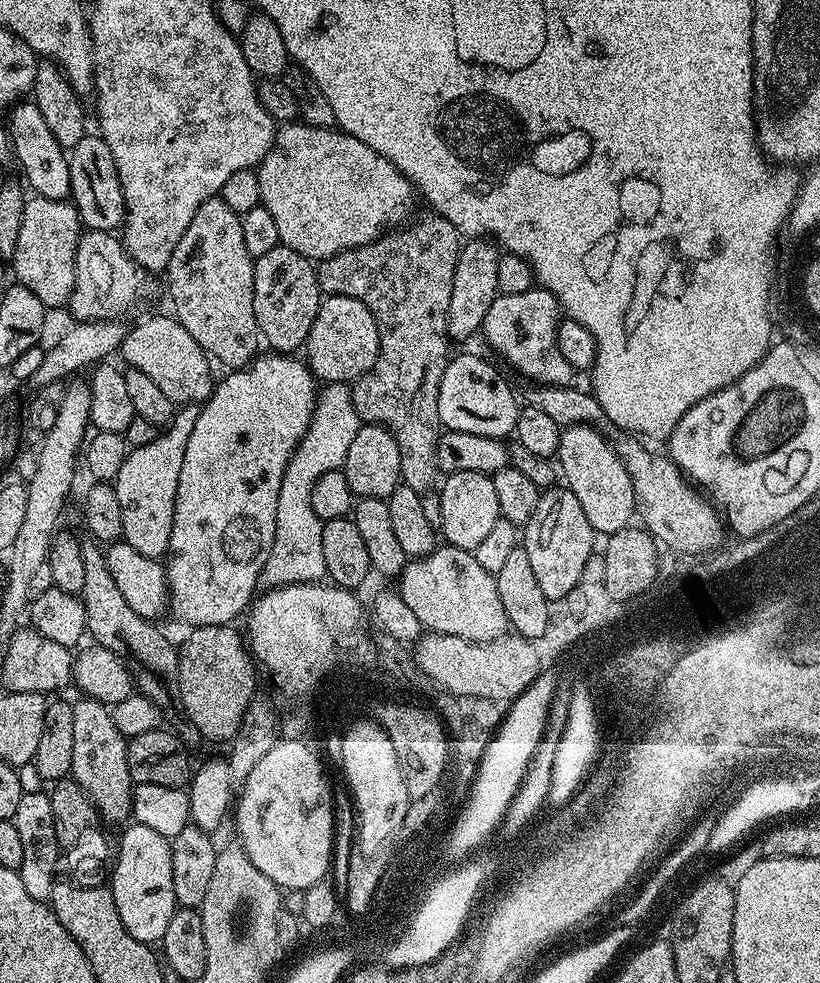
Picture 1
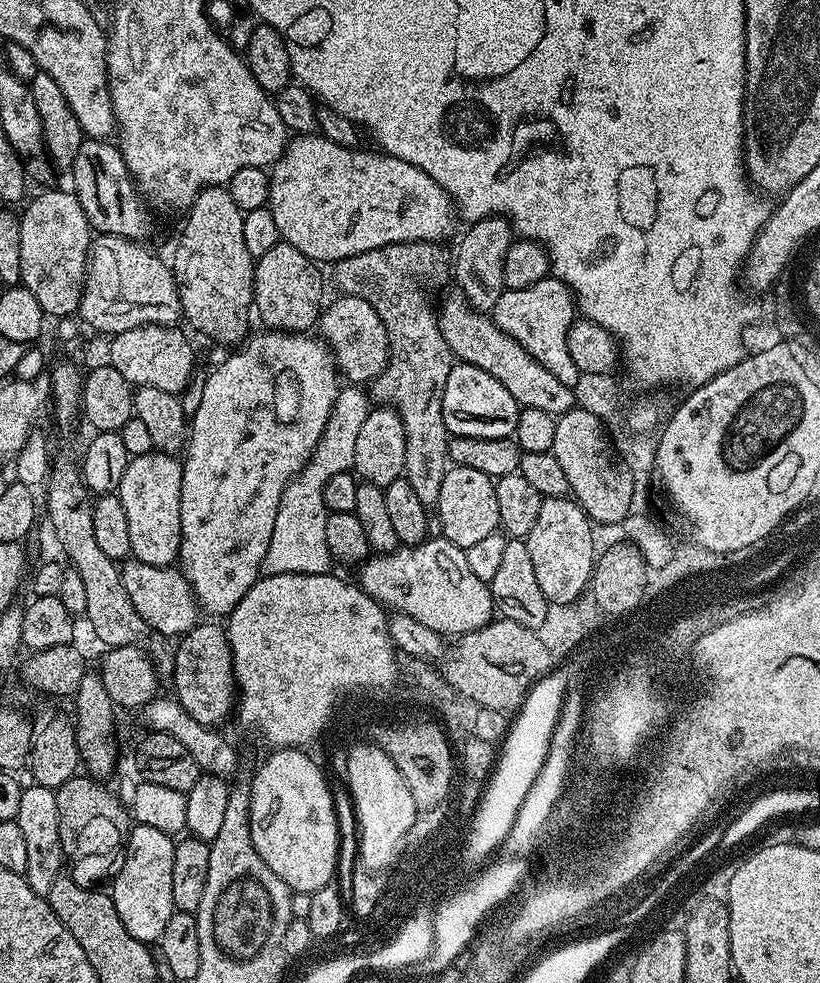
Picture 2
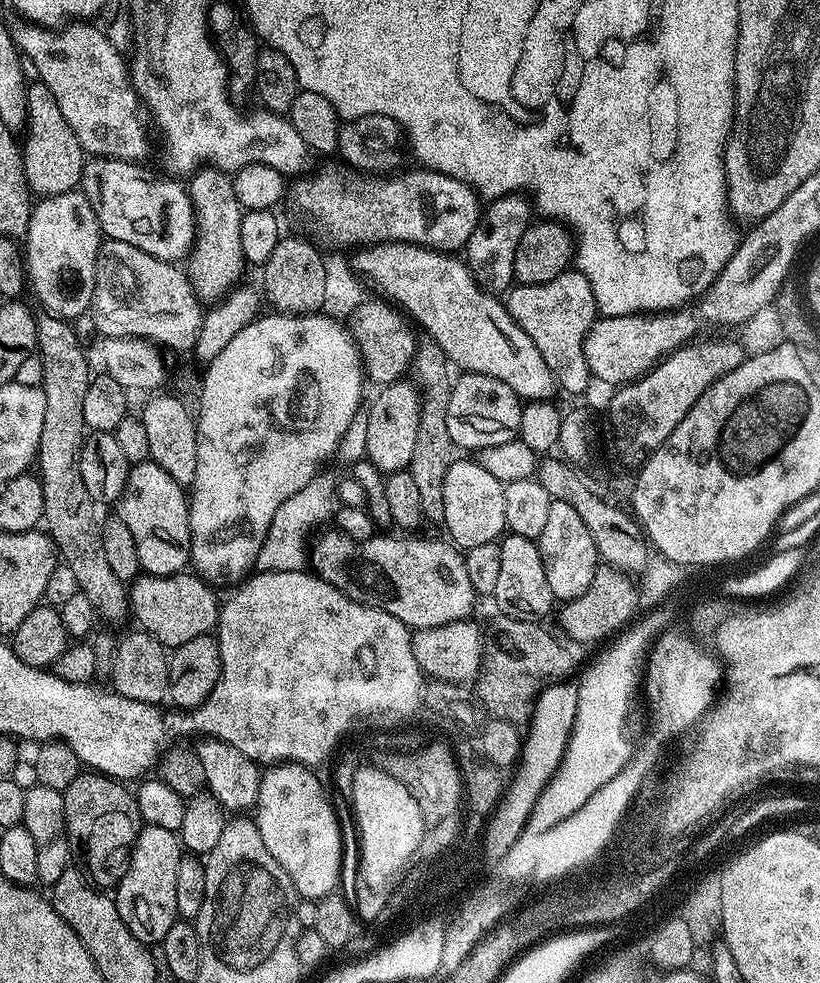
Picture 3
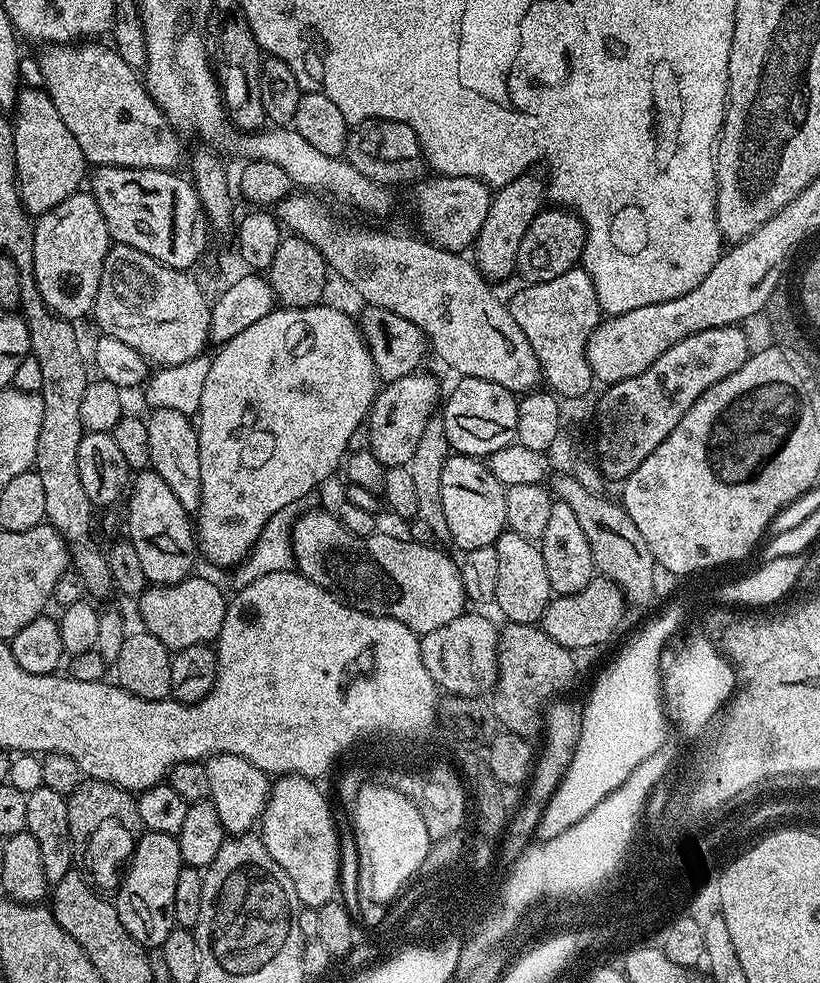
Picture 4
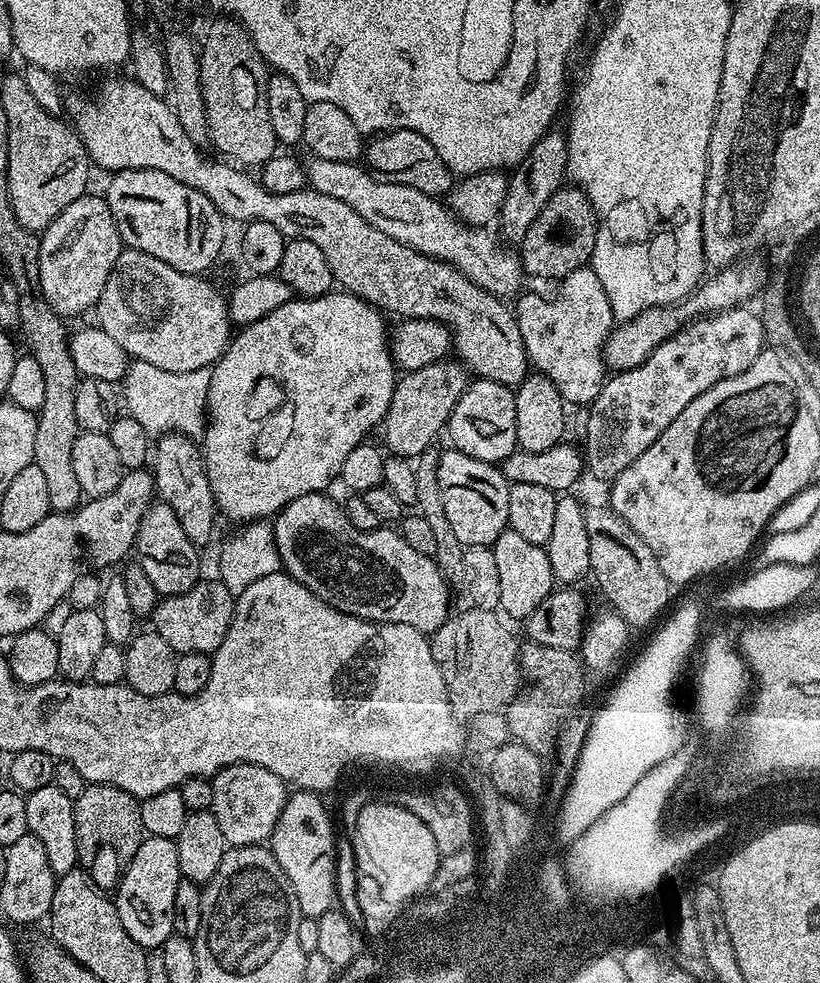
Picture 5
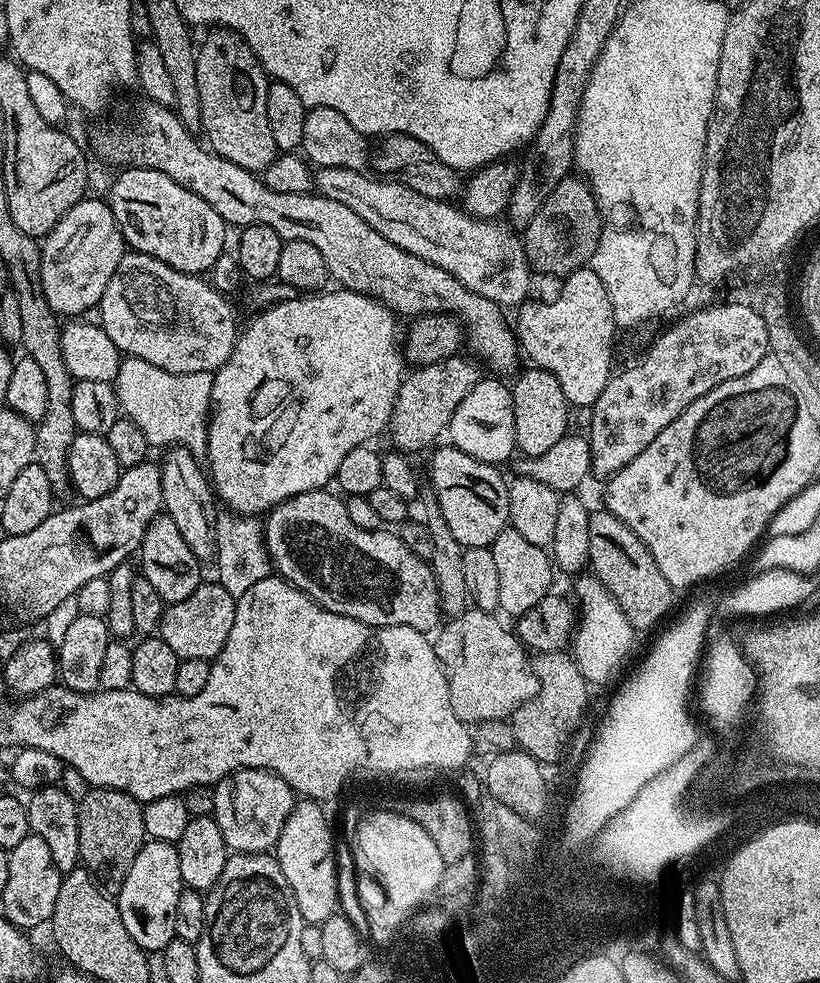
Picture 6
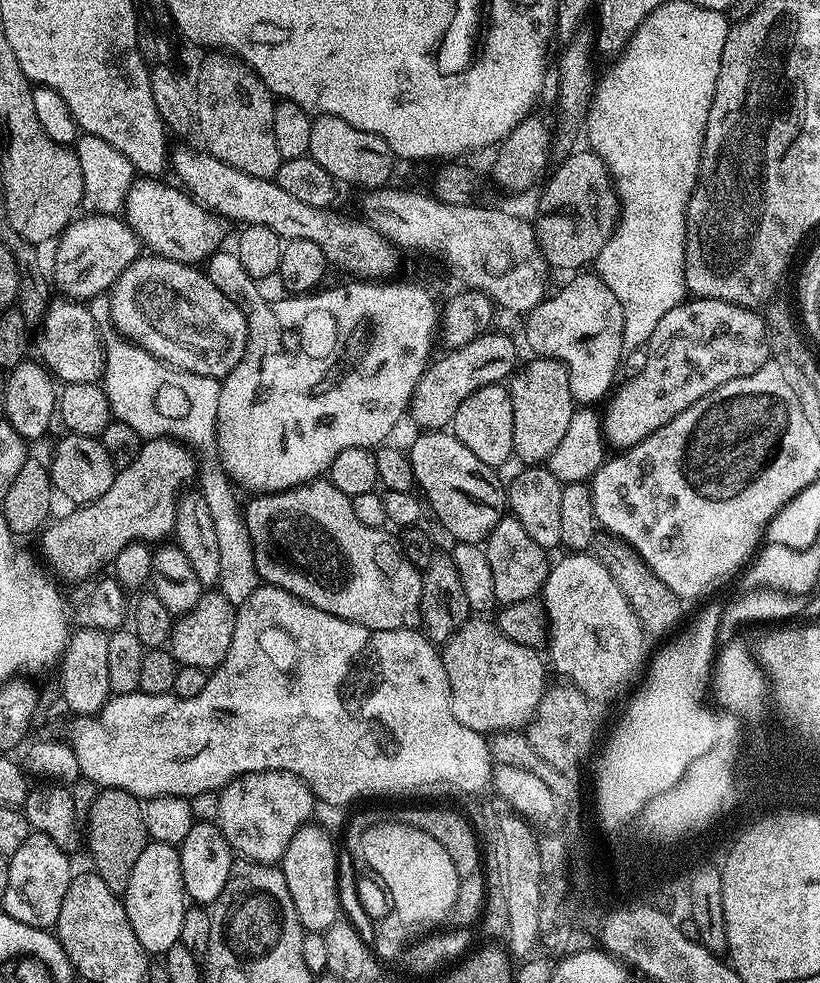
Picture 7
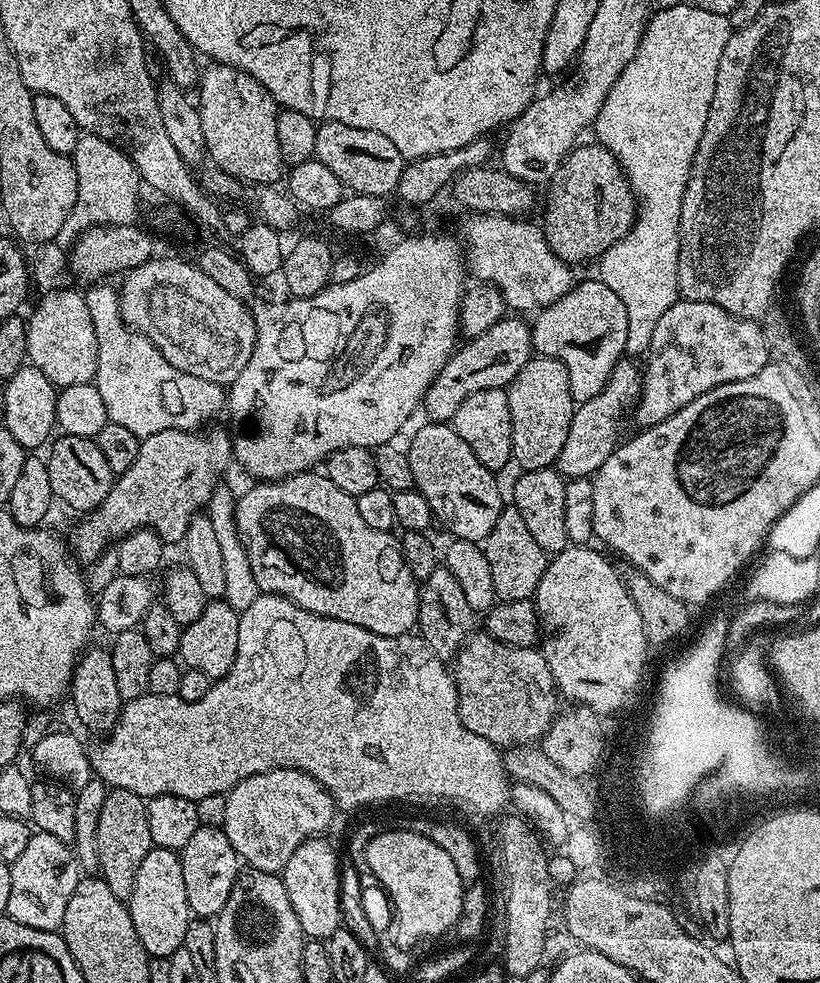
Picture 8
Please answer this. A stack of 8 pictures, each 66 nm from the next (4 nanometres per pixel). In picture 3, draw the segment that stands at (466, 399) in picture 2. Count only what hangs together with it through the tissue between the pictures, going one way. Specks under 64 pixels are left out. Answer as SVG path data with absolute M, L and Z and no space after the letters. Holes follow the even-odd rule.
M465 372L453 379L446 426L450 430L452 443L457 449L479 450L486 446L498 446L502 442L515 440L520 431L521 422L520 397L514 394L514 390L510 390L510 386L498 382L498 378Z

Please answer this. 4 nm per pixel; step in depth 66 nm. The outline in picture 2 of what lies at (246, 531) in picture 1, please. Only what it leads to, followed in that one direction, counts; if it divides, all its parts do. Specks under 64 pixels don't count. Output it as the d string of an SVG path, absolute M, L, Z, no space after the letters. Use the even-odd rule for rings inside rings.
M260 330L260 333L249 335L212 373L204 376L202 385L202 402L198 402L198 410L190 418L190 431L186 441L186 453L182 463L182 542L180 543L180 559L178 567L184 577L192 585L192 593L196 596L197 605L208 612L217 612L220 618L227 617L228 613L242 602L246 590L256 585L262 573L260 563L266 558L266 546L270 546L270 534L274 534L274 518L278 514L278 506L288 483L308 465L312 459L312 452L318 446L322 430L332 413L332 407L342 387L338 379L338 369L327 344L323 339L312 334L289 334Z

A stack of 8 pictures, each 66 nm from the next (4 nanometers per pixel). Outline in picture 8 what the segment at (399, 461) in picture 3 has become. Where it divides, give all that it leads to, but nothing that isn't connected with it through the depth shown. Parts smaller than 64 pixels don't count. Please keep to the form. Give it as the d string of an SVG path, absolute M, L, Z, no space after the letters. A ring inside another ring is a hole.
M511 318L499 320L497 324L490 326L490 330L486 330L486 334L473 336L464 343L457 347L426 390L422 412L428 415L429 421L451 422L458 406L462 406L462 402L466 402L470 394L478 394L478 390L507 389L518 370L522 370L522 366L526 366L526 362L534 355L531 327Z

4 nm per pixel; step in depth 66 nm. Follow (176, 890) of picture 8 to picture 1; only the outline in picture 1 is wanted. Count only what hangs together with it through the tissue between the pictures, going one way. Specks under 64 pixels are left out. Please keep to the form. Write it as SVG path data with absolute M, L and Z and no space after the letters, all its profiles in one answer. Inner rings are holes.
M135 822L129 823L124 830L120 836L120 853L116 856L116 865L112 868L112 881L110 881L114 906L118 910L118 918L122 918L122 926L126 926L126 930L130 930L134 938L152 946L155 945L155 940L156 943L163 941L166 926L170 926L170 918L178 907L174 898L172 845L162 834L157 834L155 830L149 830L148 827Z

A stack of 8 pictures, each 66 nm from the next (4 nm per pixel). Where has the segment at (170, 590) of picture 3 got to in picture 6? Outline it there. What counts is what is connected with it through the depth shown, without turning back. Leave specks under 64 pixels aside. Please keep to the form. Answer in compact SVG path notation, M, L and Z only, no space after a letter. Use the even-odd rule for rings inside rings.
M201 582L198 590L190 594L190 598L182 598L182 602L174 602L165 607L158 635L160 639L174 650L176 657L182 660L202 658L213 661L226 646L226 638L230 638L230 626L234 626L234 610L237 597L231 596L218 582Z

